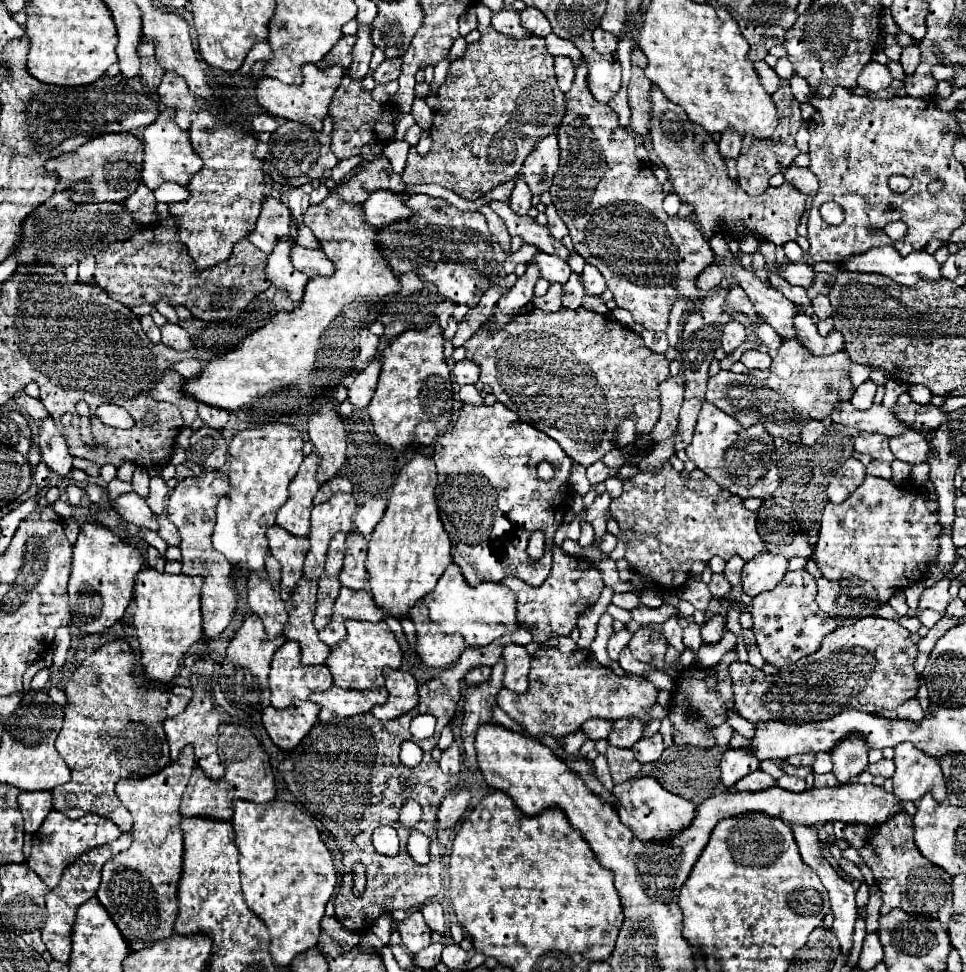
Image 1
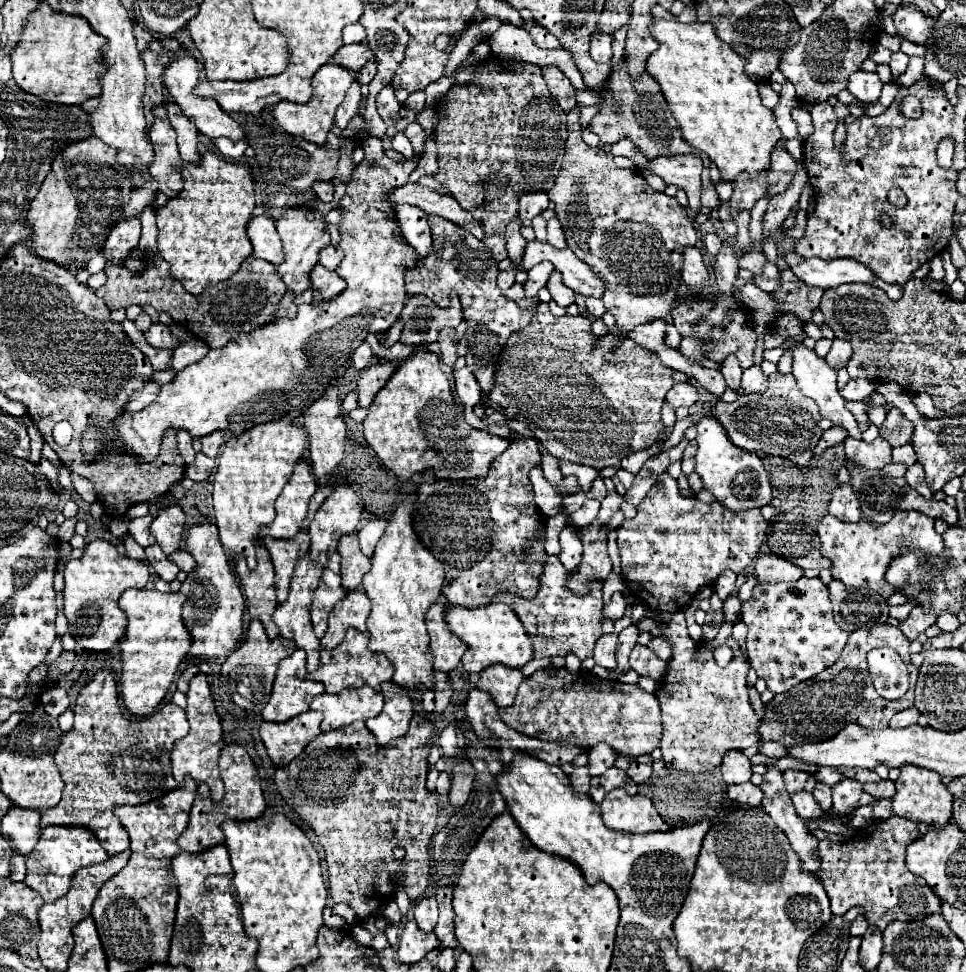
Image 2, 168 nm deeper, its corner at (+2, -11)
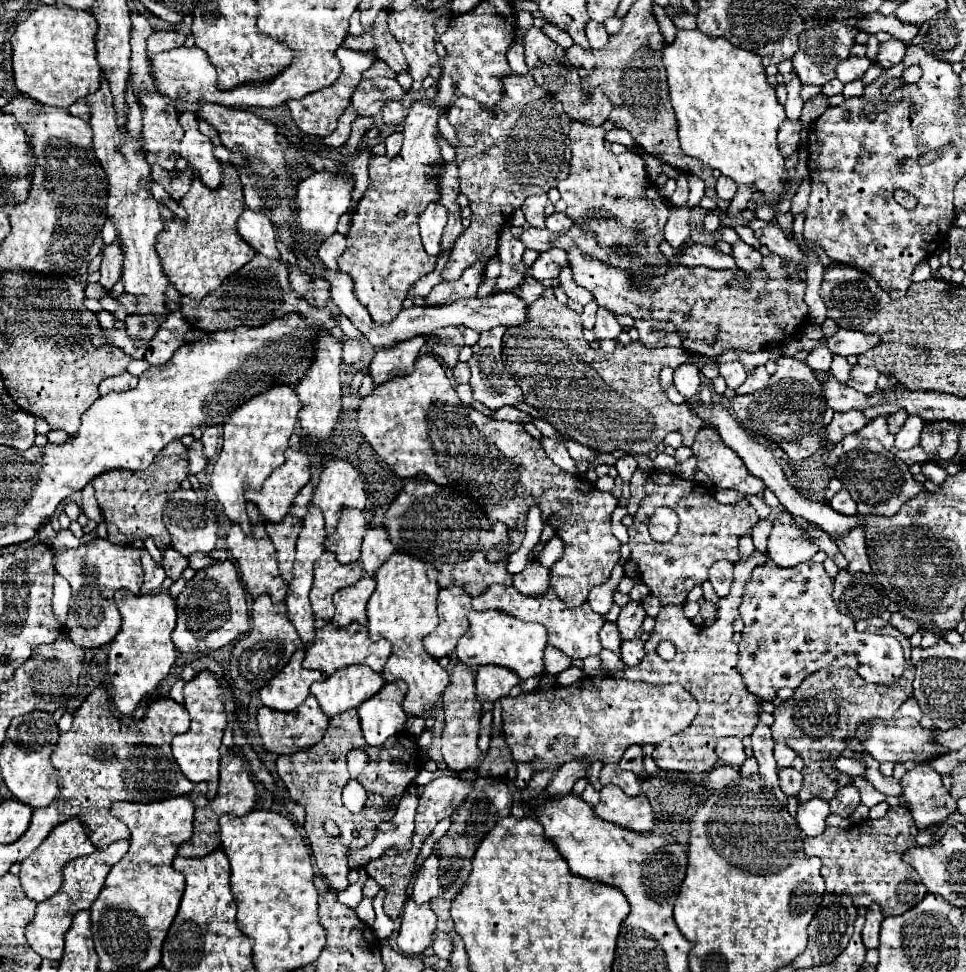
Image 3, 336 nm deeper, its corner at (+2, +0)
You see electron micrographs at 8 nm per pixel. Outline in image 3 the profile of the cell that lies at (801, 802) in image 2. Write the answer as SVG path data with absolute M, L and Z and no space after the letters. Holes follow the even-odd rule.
M810 799L804 805L798 805L798 813L796 813L796 821L800 825L800 829L814 837L824 833L826 829L826 817L830 815L830 807L826 801L822 799Z

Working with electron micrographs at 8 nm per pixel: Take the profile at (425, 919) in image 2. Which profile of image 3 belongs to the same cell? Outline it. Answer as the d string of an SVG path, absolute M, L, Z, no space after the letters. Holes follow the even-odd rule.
M432 851L432 855L422 863L422 869L416 877L416 885L412 893L412 899L416 903L430 903L430 899L438 895L438 889L440 889L438 865L440 865L438 851Z

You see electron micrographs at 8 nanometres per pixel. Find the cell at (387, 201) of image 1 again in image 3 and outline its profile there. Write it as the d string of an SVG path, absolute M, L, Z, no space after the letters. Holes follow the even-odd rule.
M430 203L428 209L420 215L422 245L424 245L424 251L428 255L438 255L440 253L446 219L448 219L448 211L440 203Z

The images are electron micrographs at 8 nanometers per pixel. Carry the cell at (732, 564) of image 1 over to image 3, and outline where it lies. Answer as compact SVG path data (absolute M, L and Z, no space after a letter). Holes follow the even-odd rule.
M720 561L720 563L714 563L708 571L708 581L712 583L714 591L718 597L726 597L728 591L730 591L730 583L732 583L732 563L728 561Z

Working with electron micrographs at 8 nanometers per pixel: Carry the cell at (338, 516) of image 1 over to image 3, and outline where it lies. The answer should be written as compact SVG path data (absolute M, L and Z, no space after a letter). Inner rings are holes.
M330 459L322 469L312 499L324 513L326 531L332 533L336 529L340 511L344 507L364 509L368 497L366 479L360 475L360 471L346 459Z

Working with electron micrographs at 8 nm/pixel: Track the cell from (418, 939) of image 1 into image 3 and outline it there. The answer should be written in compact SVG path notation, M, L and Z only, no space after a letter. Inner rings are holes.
M411 898L402 909L402 925L398 933L398 947L406 955L420 955L428 945L432 945L432 933L436 931L436 915L429 904L417 905Z

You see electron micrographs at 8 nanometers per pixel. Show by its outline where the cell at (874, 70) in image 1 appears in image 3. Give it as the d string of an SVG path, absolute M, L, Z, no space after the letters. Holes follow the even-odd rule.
M848 57L846 61L842 61L838 67L836 67L836 77L842 81L842 83L850 83L850 81L856 81L860 79L868 67L872 63L866 59L866 57Z

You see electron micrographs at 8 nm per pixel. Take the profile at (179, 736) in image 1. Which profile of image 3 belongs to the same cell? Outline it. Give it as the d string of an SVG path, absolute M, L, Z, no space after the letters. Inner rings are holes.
M200 671L192 681L184 687L184 707L190 713L190 729L182 735L176 735L172 739L172 753L176 763L180 765L182 773L192 781L200 783L206 781L208 787L208 799L216 797L218 789L218 765L220 765L220 745L222 735L226 731L226 713L224 705L218 695L218 681L212 671Z

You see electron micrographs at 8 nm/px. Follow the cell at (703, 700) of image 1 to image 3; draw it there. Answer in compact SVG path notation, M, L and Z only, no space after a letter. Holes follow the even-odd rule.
M754 549L754 553L748 557L748 559L740 559L736 565L734 565L734 581L732 581L732 589L730 589L730 595L720 599L720 607L718 607L718 621L712 625L712 627L696 627L692 621L688 621L684 617L684 609L682 607L662 607L660 613L656 615L656 625L650 633L650 639L644 643L644 649L646 649L646 655L644 659L634 665L634 667L624 667L622 671L618 673L610 673L600 657L588 657L584 659L584 673L588 677L616 677L616 679L638 679L638 681L648 681L648 683L654 683L654 685L664 685L664 683L680 683L684 685L698 701L700 705L700 711L696 715L696 719L692 721L692 725L688 725L682 733L676 733L668 739L664 739L662 743L654 745L654 753L652 753L652 759L656 761L658 769L664 769L664 771L682 771L682 773L704 773L704 771L710 771L718 757L714 753L714 745L718 739L722 737L738 737L738 739L744 739L752 733L752 727L756 725L756 703L752 703L752 695L748 695L748 691L744 691L744 683L740 679L740 673L738 673L738 645L732 641L732 621L738 617L738 607L742 603L742 595L744 595L744 585L750 581L750 575L752 571L756 569L756 565L764 565L768 561L768 551L766 553L760 553L758 549ZM668 639L670 643L674 643L676 647L676 657L672 661L664 661L658 653L656 653L656 647L660 641Z

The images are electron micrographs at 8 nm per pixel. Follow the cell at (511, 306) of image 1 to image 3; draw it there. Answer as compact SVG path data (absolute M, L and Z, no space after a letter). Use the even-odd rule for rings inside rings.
M552 247L548 249L546 253L540 253L540 259L530 267L530 275L538 281L544 281L544 279L556 279L560 275L560 269L570 265L568 261L568 253L566 249L560 249L560 247Z

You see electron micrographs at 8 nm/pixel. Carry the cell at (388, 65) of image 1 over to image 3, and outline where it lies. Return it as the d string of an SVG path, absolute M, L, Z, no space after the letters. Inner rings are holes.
M382 107L382 119L390 127L398 127L406 117L406 107Z

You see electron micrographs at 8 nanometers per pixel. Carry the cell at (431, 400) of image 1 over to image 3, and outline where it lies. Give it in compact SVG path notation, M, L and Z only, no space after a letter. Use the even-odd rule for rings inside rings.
M420 355L414 363L412 375L396 377L392 381L386 381L384 385L374 385L372 393L366 395L358 407L358 429L372 445L372 449L382 457L382 461L400 479L426 475L436 485L458 487L468 497L486 501L482 503L482 509L488 521L502 521L510 533L508 547L494 547L492 551L488 551L486 559L490 563L504 559L520 547L526 533L528 509L532 505L540 505L542 521L550 525L556 537L560 537L564 543L562 557L550 569L550 587L566 603L566 607L582 605L592 587L604 585L610 579L612 567L620 559L620 541L612 535L610 529L610 515L616 509L618 501L610 493L600 491L596 485L590 485L584 477L568 475L558 465L554 465L542 449L542 443L528 435L520 423L492 421L484 413L464 407L446 375L446 369L434 355Z

